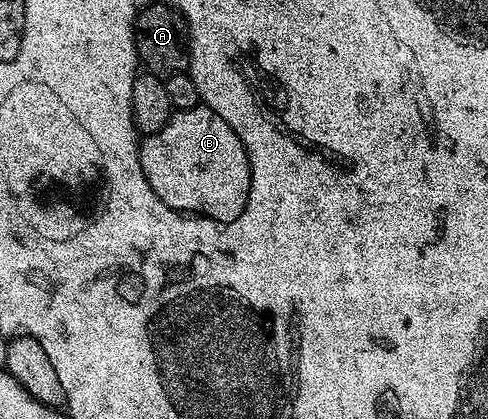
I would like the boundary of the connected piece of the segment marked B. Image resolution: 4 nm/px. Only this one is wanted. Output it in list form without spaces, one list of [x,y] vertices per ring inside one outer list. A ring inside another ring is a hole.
[[[198,105],[176,110],[160,131],[146,136],[140,142],[139,156],[145,181],[149,181],[149,189],[153,189],[153,193],[157,193],[157,197],[161,197],[161,201],[165,201],[165,205],[175,211],[218,223],[228,223],[241,217],[247,204],[247,190],[251,187],[251,166],[247,163],[247,150],[243,148],[240,132],[232,129],[226,119],[213,109]]]

